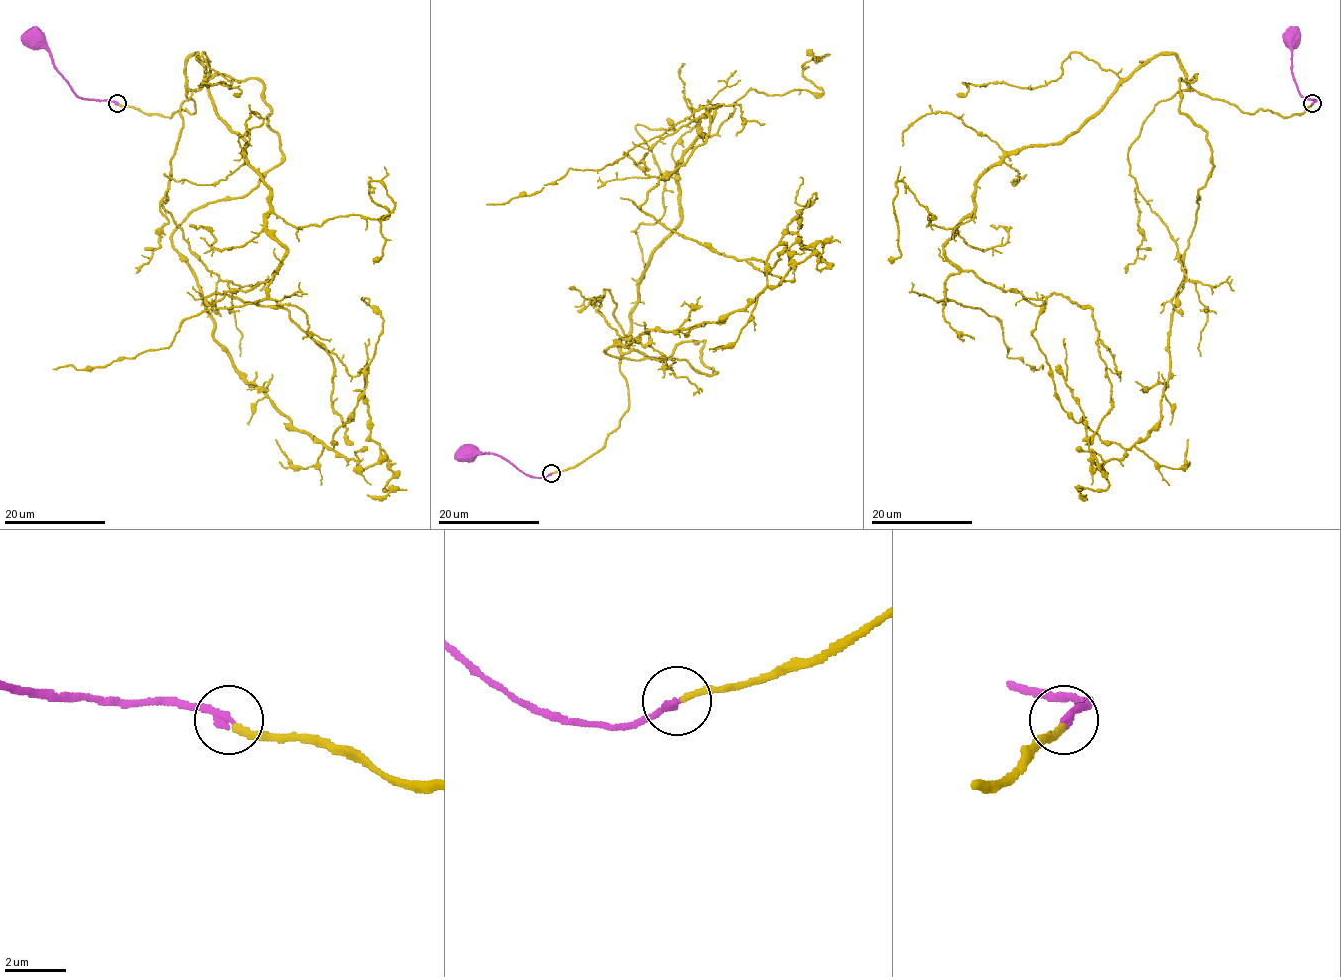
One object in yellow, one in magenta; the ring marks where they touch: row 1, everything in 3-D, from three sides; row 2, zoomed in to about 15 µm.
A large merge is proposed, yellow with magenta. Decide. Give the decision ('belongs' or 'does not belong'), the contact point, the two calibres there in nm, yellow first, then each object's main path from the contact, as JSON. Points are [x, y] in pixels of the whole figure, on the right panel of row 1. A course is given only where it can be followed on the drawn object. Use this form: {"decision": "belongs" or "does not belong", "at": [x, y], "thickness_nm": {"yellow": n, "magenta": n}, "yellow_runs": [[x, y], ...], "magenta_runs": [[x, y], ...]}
{"decision": "does not belong", "at": [1312, 103], "thickness_nm": {"yellow": 200, "magenta": 240}, "yellow_runs": [[1312, 104], [1248, 113], [1180, 79], [1213, 171], [1146, 437], [1063, 408], [1044, 302], [1016, 305]], "magenta_runs": [[1312, 103], [1315, 100], [1305, 99], [1298, 90], [1291, 71], [1289, 43], [1293, 37]]}

